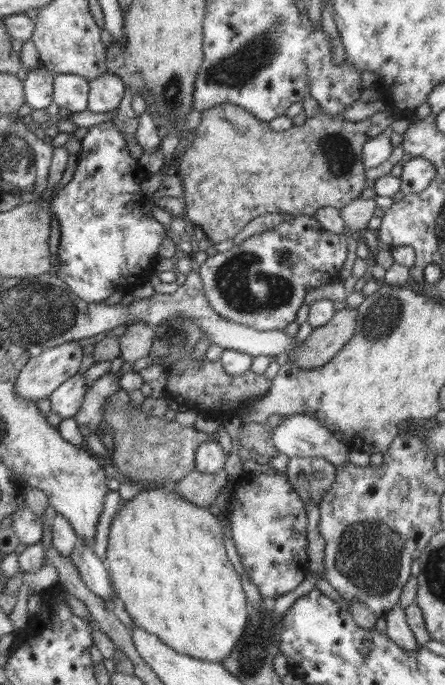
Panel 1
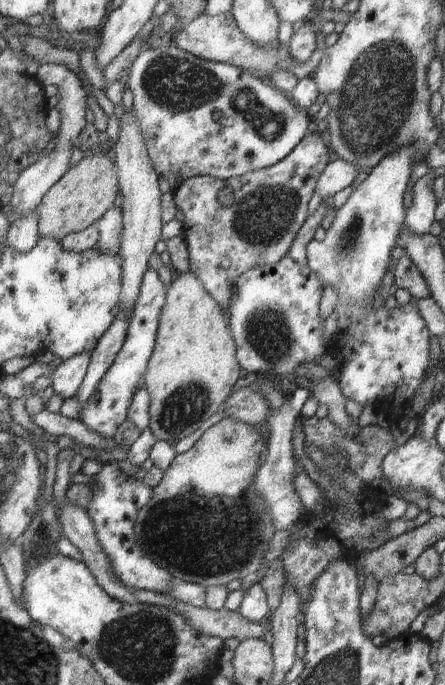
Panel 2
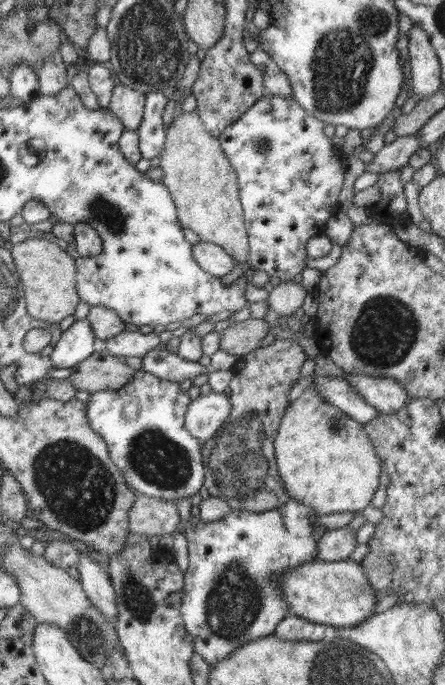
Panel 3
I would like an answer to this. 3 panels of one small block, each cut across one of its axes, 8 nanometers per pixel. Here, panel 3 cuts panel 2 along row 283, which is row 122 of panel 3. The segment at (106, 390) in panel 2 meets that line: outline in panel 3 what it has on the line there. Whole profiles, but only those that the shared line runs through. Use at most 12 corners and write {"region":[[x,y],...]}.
{"region":[[163,92],[145,95],[137,128],[141,158],[159,157],[167,126]]}

